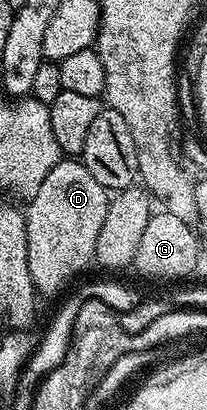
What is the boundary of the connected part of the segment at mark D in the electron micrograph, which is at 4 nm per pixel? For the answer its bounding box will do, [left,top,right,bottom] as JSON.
[24,160,109,295]

